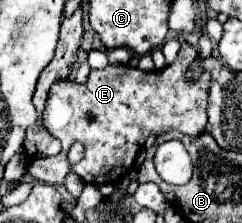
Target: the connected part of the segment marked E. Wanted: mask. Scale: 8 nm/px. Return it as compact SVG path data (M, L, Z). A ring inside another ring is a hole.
M182 45L176 61L162 71L142 73L142 71L132 69L128 65L118 65L118 67L108 65L106 69L92 69L86 83L78 83L78 81L72 81L72 79L56 81L50 87L50 93L48 93L48 99L46 99L44 127L56 139L60 139L62 151L54 157L32 159L28 165L28 173L36 181L48 183L48 185L62 185L66 173L70 173L70 171L74 171L84 183L92 183L92 185L116 183L118 179L122 179L130 171L130 167L134 167L136 153L144 147L144 141L150 135L158 137L166 131L180 131L184 135L200 135L206 129L206 123L208 123L208 117L206 117L208 87L200 87L198 83L190 85L186 81L186 71L188 71L190 63L194 61L194 57L196 57L196 49L192 45ZM74 141L82 141L84 147L86 147L86 153L84 153L84 161L70 167L68 161L66 161L66 153L68 153L68 149Z

